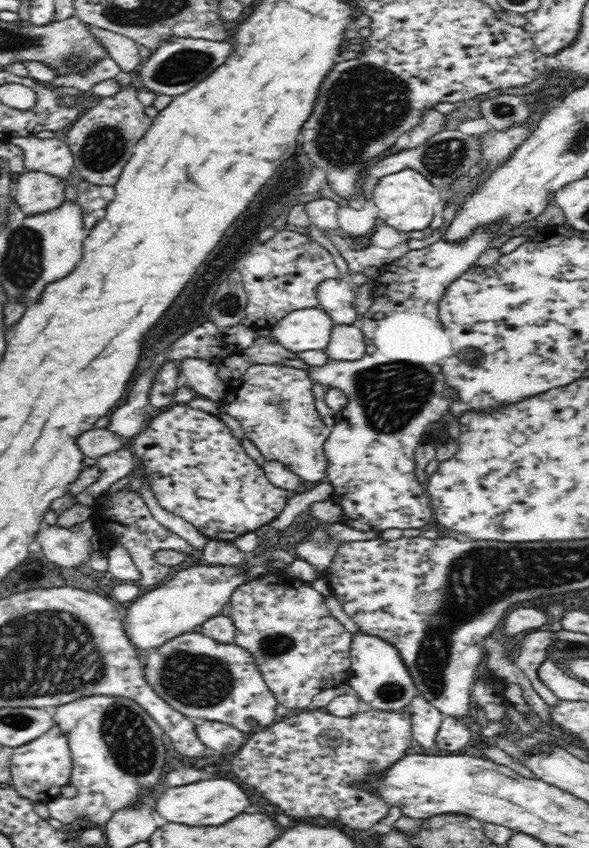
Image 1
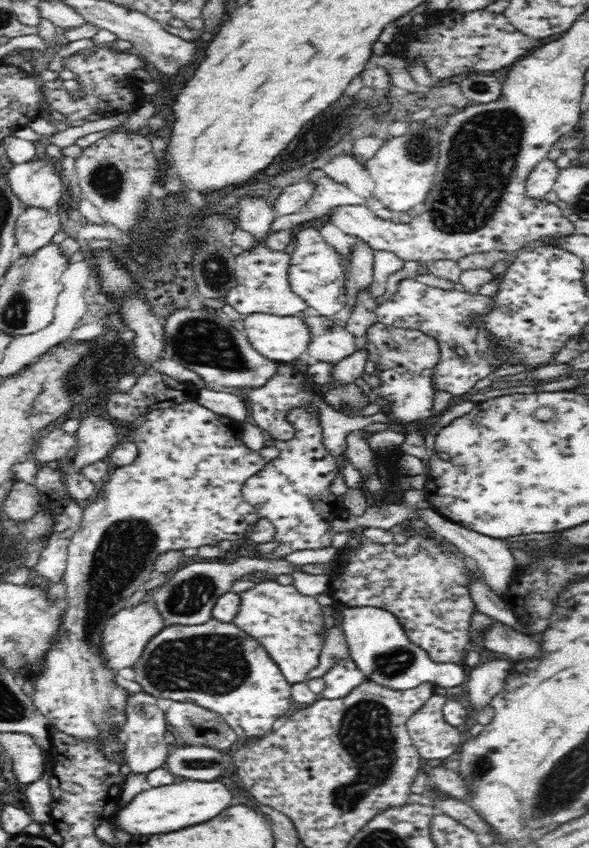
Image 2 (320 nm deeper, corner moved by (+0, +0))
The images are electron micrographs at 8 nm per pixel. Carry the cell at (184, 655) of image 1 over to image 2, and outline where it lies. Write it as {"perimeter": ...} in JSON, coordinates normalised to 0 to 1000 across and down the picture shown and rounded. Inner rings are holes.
{"perimeter":[[[360,729],[348,736],[333,736],[328,738],[314,737],[290,737],[272,743],[265,746],[265,750],[258,750],[251,755],[238,776],[228,783],[229,789],[229,803],[239,809],[239,811],[251,818],[265,821],[265,823],[289,823],[289,825],[302,828],[319,828],[341,833],[368,840],[387,855],[394,857],[394,861],[404,868],[414,868],[414,870],[441,870],[455,868],[462,863],[462,854],[475,846],[484,847],[489,835],[492,835],[492,821],[496,808],[486,802],[486,798],[479,795],[475,787],[462,778],[462,775],[455,771],[455,768],[435,755],[430,750],[424,750],[414,742],[401,738],[397,733],[377,733]]]}

